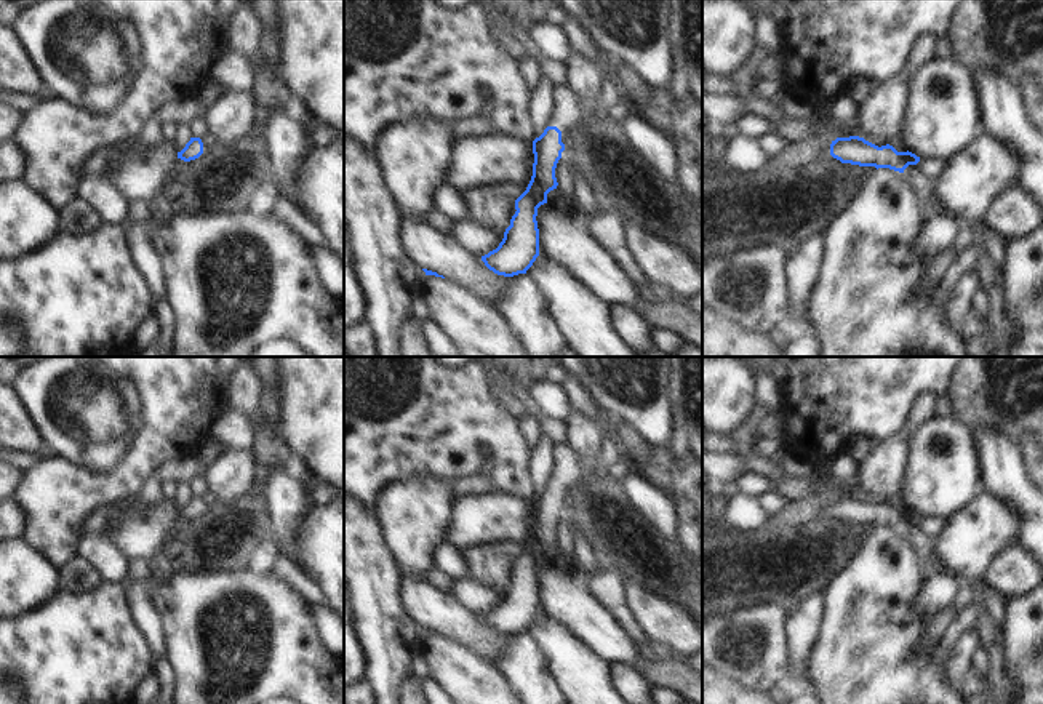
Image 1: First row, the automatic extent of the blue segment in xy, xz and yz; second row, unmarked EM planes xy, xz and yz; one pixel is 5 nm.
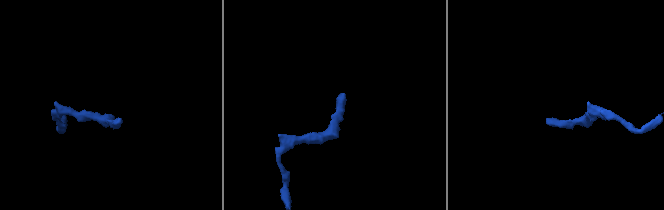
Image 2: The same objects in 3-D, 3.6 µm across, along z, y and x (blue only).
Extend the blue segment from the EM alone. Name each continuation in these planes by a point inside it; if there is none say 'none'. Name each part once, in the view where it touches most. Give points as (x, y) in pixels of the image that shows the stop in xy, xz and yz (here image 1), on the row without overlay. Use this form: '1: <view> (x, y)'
1: xz (567, 471)

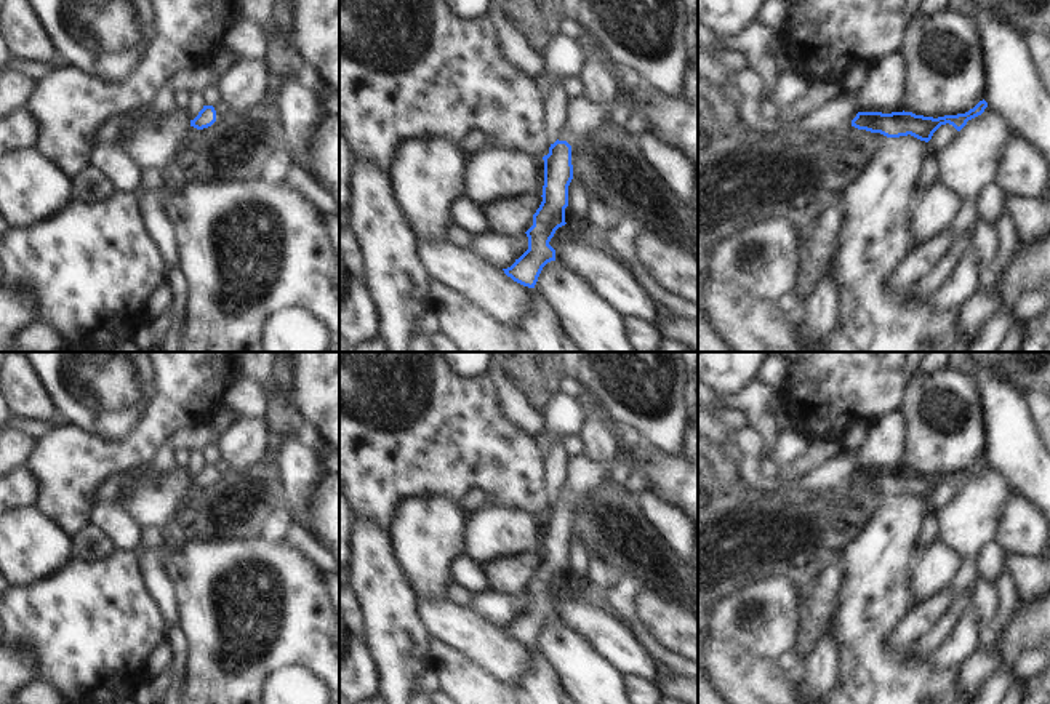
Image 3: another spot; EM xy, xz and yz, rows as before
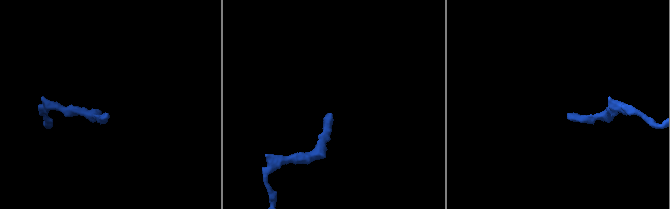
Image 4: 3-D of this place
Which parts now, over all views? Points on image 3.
1: xz (583, 476)

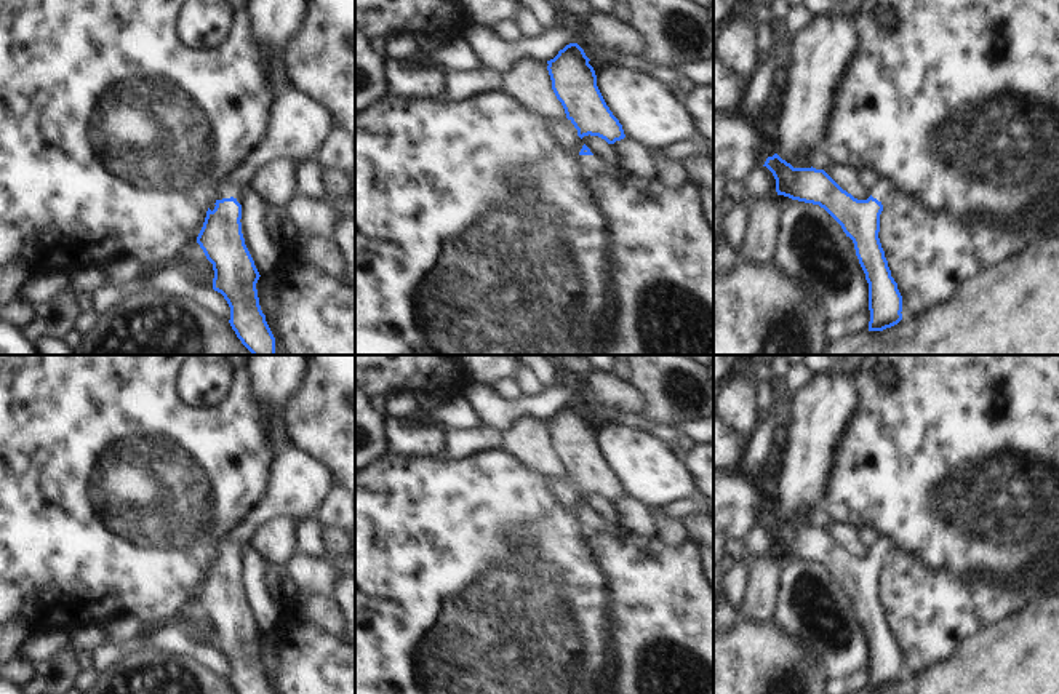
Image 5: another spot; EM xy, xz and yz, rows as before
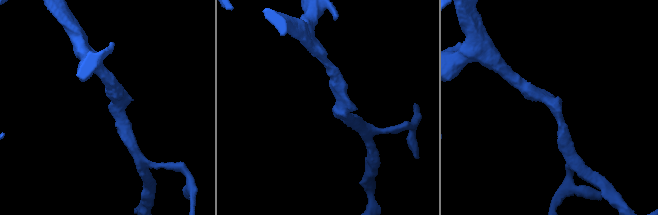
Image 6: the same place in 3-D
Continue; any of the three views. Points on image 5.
1: xy (224, 549)

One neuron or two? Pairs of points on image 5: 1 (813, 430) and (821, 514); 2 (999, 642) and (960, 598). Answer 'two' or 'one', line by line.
1: two
2: two

